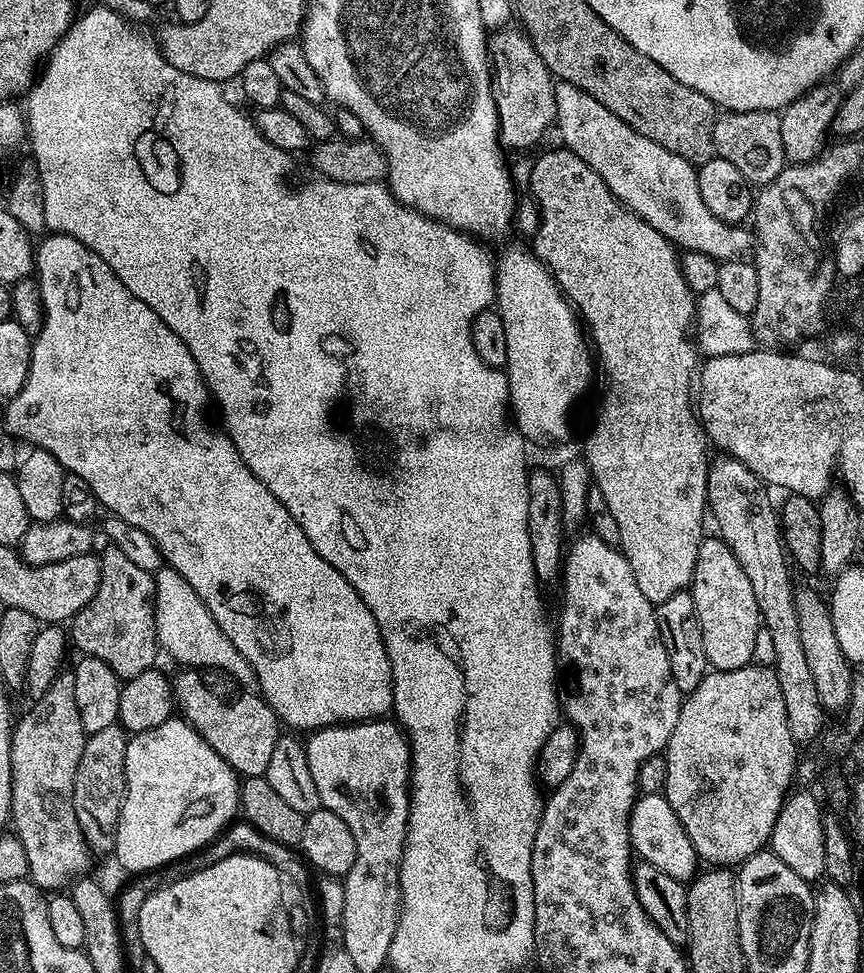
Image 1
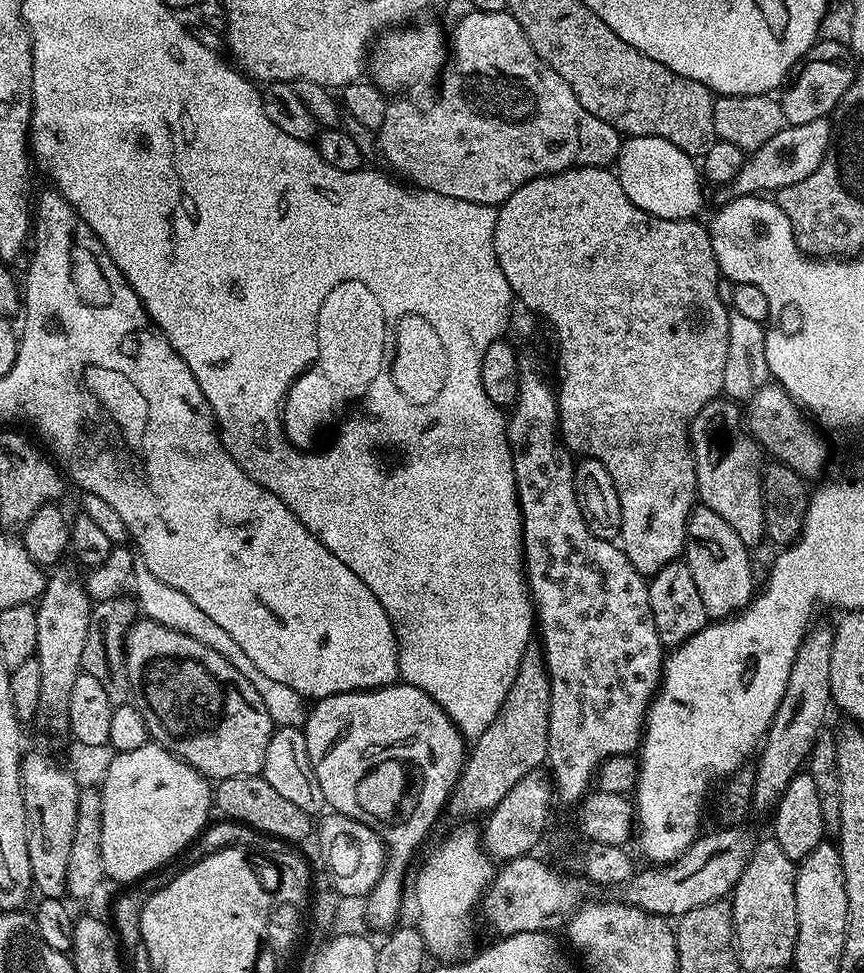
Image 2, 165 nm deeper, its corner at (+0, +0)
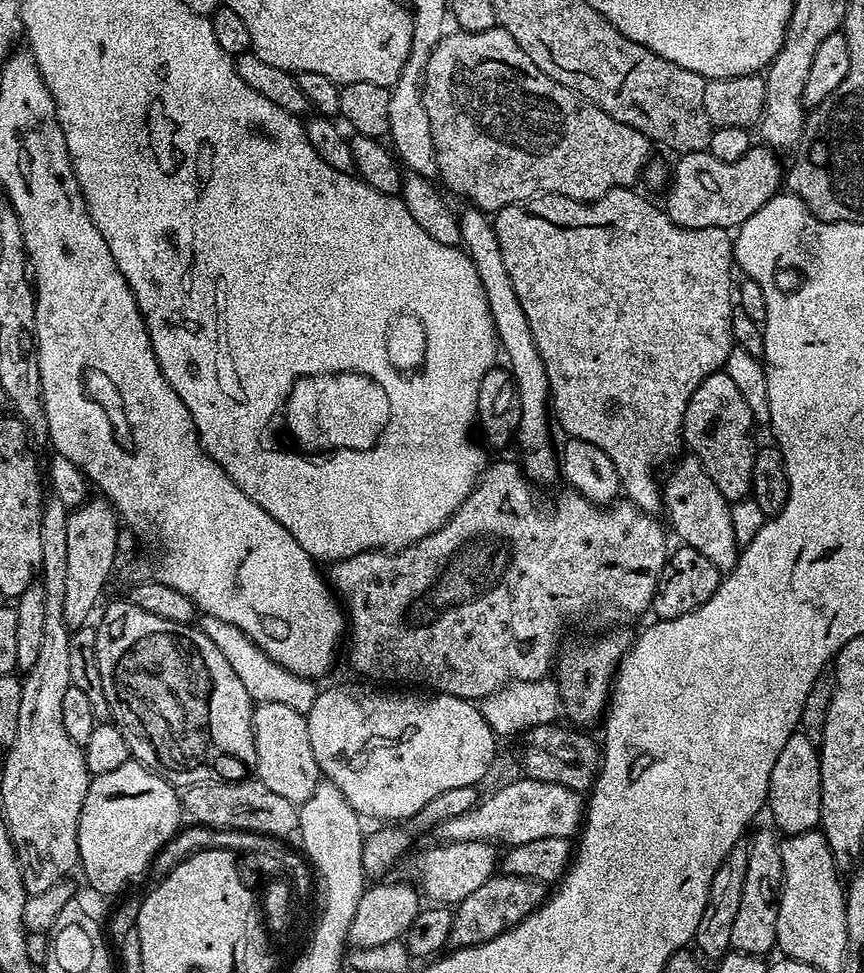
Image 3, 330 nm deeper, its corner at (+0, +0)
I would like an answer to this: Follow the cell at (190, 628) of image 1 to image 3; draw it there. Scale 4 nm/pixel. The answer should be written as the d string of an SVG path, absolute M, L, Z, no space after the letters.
M201 615L198 627L206 634L206 638L210 638L210 642L214 642L214 646L218 646L218 650L222 650L222 658L226 658L226 662L230 662L230 670L234 670L234 674L242 678L242 686L246 686L246 694L250 694L253 702L276 702L282 706L290 706L290 710L298 710L305 714L310 710L310 706L314 706L314 698L318 691L317 681L308 680L280 666L242 630L238 630L238 626L222 622L222 618Z

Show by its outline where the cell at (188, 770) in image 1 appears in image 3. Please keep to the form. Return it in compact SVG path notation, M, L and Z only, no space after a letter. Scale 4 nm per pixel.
M129 758L118 770L110 770L110 774L92 776L88 781L86 798L82 806L82 814L78 822L78 864L84 867L84 876L88 884L96 892L116 892L124 888L135 876L149 871L153 858L161 848L180 831L182 827L182 800L177 789L152 772L145 764L137 764Z

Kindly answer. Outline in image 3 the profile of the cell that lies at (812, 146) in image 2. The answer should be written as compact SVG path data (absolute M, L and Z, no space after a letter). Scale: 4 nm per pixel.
M767 146L749 148L738 162L718 162L706 150L686 152L679 157L676 169L671 169L666 184L668 197L662 207L678 226L683 228L739 229L750 214L762 210L770 198L782 188L782 164L775 151Z

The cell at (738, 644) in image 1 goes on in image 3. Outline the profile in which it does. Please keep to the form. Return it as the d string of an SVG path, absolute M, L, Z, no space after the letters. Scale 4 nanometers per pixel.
M685 455L677 459L671 468L672 473L662 480L662 508L665 513L668 511L668 520L680 539L679 543L685 548L698 550L698 554L704 556L721 574L731 572L736 564L738 545L729 501L724 499L714 482L710 482L710 476L696 456Z

